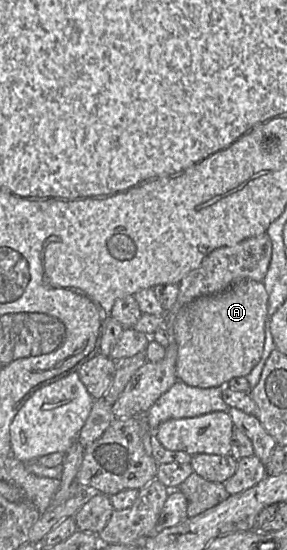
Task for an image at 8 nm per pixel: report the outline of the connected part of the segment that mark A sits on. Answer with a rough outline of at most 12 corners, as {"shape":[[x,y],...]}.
{"shape":[[241,281],[185,305],[176,376],[224,387],[259,363],[268,294]]}

